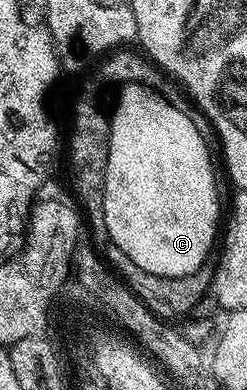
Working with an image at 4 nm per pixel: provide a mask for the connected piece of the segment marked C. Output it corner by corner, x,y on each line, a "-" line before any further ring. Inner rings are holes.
129,82
120,90
123,91
115,102
115,111
112,109
109,114
107,179
103,189
107,234
137,268
153,276
184,278
200,273
221,230
219,190
215,187
211,150
194,120
173,103
166,102
158,89
142,82

